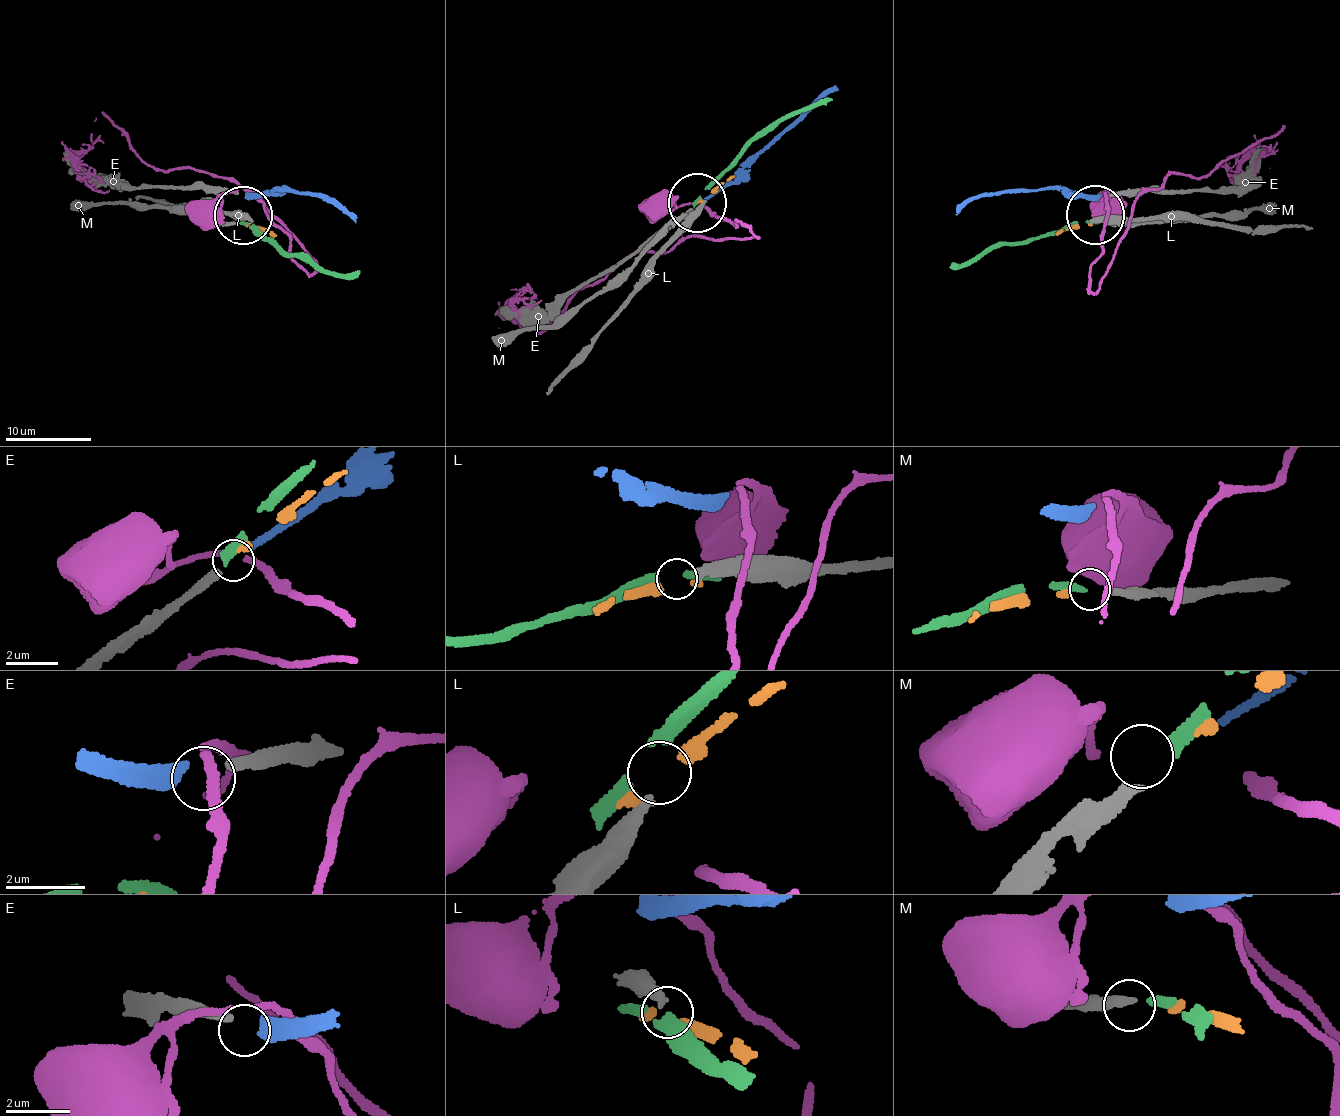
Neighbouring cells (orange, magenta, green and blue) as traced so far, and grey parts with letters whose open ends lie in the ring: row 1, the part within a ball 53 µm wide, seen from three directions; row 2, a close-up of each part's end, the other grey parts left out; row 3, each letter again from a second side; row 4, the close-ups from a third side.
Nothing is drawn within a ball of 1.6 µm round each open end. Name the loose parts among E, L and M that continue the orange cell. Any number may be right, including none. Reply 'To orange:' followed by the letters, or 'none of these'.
To orange: none of these

